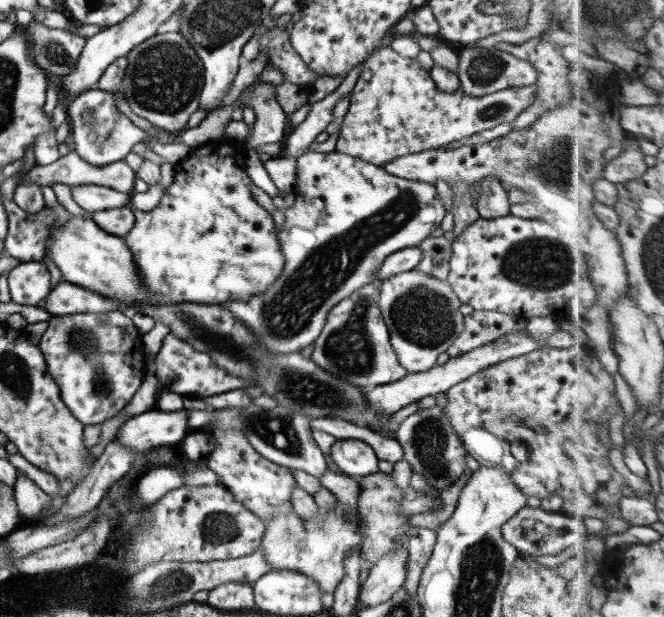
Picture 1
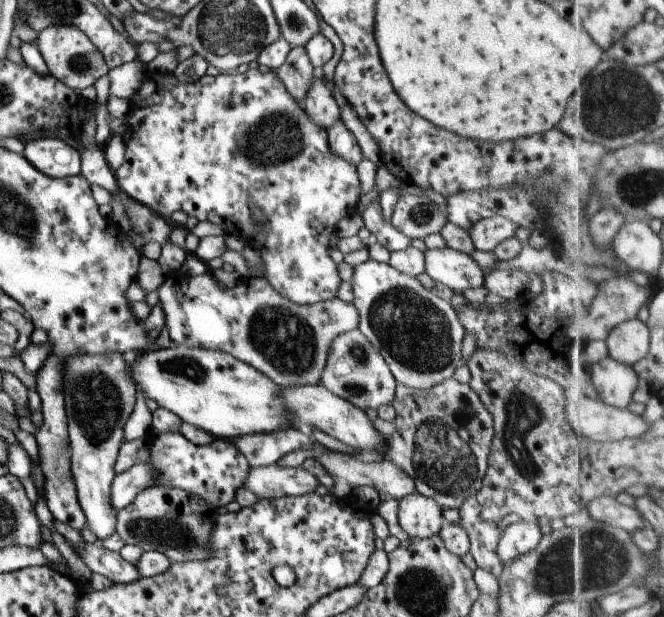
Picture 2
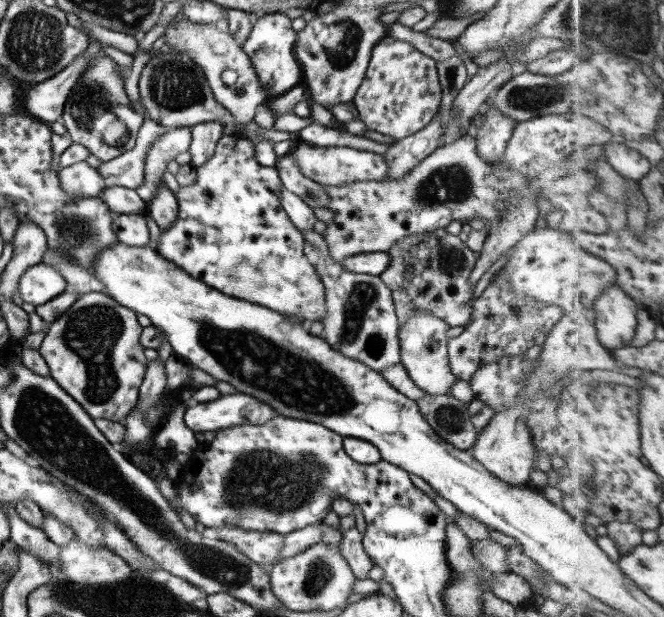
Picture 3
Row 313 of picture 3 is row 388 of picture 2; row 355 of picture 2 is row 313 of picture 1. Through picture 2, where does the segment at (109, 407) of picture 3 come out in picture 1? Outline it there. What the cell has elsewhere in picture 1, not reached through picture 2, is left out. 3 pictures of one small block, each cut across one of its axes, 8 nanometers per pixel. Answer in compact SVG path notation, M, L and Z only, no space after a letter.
M102 312L102 314L70 314L53 316L42 334L38 348L46 359L46 366L58 383L61 398L76 420L84 425L100 424L118 415L130 403L146 375L142 332L134 326L129 313Z

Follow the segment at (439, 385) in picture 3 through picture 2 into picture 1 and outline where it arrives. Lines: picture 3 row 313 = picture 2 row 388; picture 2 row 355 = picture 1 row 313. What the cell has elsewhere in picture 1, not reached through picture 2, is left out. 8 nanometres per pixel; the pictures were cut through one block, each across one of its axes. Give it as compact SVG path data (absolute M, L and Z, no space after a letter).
M416 269L390 276L379 282L378 288L380 289L378 306L380 306L380 312L382 312L382 320L384 320L384 324L390 332L390 342L398 357L398 362L409 373L430 370L436 365L438 354L447 352L448 347L453 344L465 327L465 317L460 311L461 300L446 280L437 280Z

